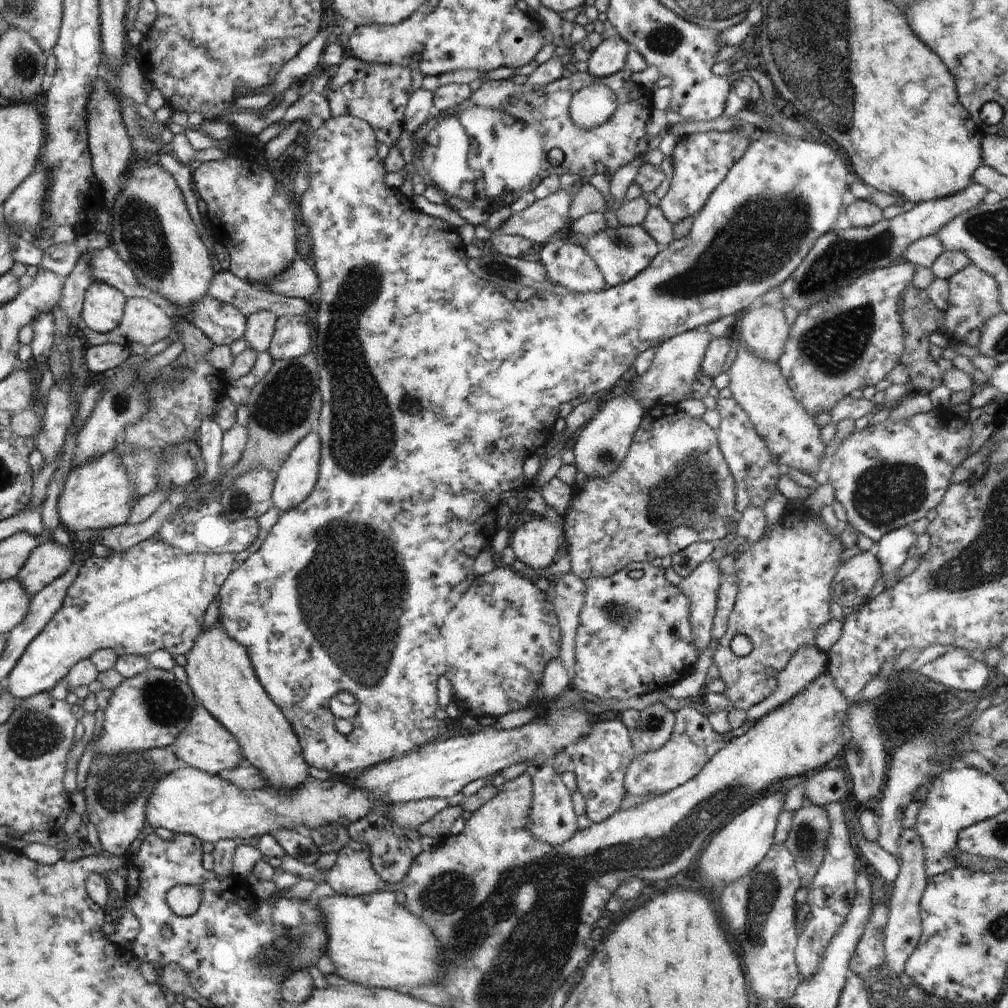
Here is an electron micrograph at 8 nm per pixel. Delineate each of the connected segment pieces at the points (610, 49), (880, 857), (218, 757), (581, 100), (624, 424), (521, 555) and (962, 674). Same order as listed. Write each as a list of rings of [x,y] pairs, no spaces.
[[[618,35],[610,37],[592,52],[588,60],[588,73],[594,78],[605,78],[625,69],[628,43]]]
[[[853,820],[852,823],[854,825],[853,832],[856,834],[855,840],[858,843],[860,852],[862,852],[864,858],[868,860],[870,866],[877,872],[885,885],[891,886],[894,880],[898,878],[900,870],[899,858],[888,850],[878,847],[876,841],[870,842],[870,840],[866,840],[858,820]]]
[[[199,703],[196,704],[196,708],[192,712],[188,726],[180,732],[180,736],[168,748],[180,758],[181,764],[212,775],[218,775],[226,770],[234,770],[234,768],[241,766],[242,760],[244,760],[236,738]]]
[[[604,84],[580,88],[570,104],[570,118],[576,126],[592,130],[602,126],[616,110],[616,94]]]
[[[627,389],[620,396],[603,402],[600,410],[578,434],[573,450],[576,469],[584,472],[588,478],[604,478],[616,472],[616,468],[620,468],[622,460],[628,454],[628,448],[632,445],[634,434],[644,418],[644,412],[640,400],[632,398]]]
[[[541,518],[519,526],[510,534],[509,544],[517,560],[535,571],[542,571],[554,563],[562,540],[565,540],[562,525],[554,526],[550,520]]]
[[[954,647],[933,662],[918,670],[930,680],[936,680],[948,688],[976,692],[986,685],[989,667],[974,660],[965,649]]]

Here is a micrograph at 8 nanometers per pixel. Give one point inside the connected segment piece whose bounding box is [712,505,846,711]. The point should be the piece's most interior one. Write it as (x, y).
(784, 579)

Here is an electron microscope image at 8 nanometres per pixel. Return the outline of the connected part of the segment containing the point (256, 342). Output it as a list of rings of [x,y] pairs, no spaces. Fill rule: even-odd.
[[[262,310],[246,317],[246,333],[244,339],[247,346],[260,354],[268,351],[274,335],[277,317],[272,312]]]

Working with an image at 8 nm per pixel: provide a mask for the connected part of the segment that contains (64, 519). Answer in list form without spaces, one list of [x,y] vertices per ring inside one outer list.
[[[116,452],[100,456],[88,464],[80,464],[72,470],[64,482],[57,502],[60,526],[66,532],[86,532],[86,530],[110,529],[110,526],[126,525],[131,509],[137,504],[134,500],[136,486],[132,484],[124,464]]]

